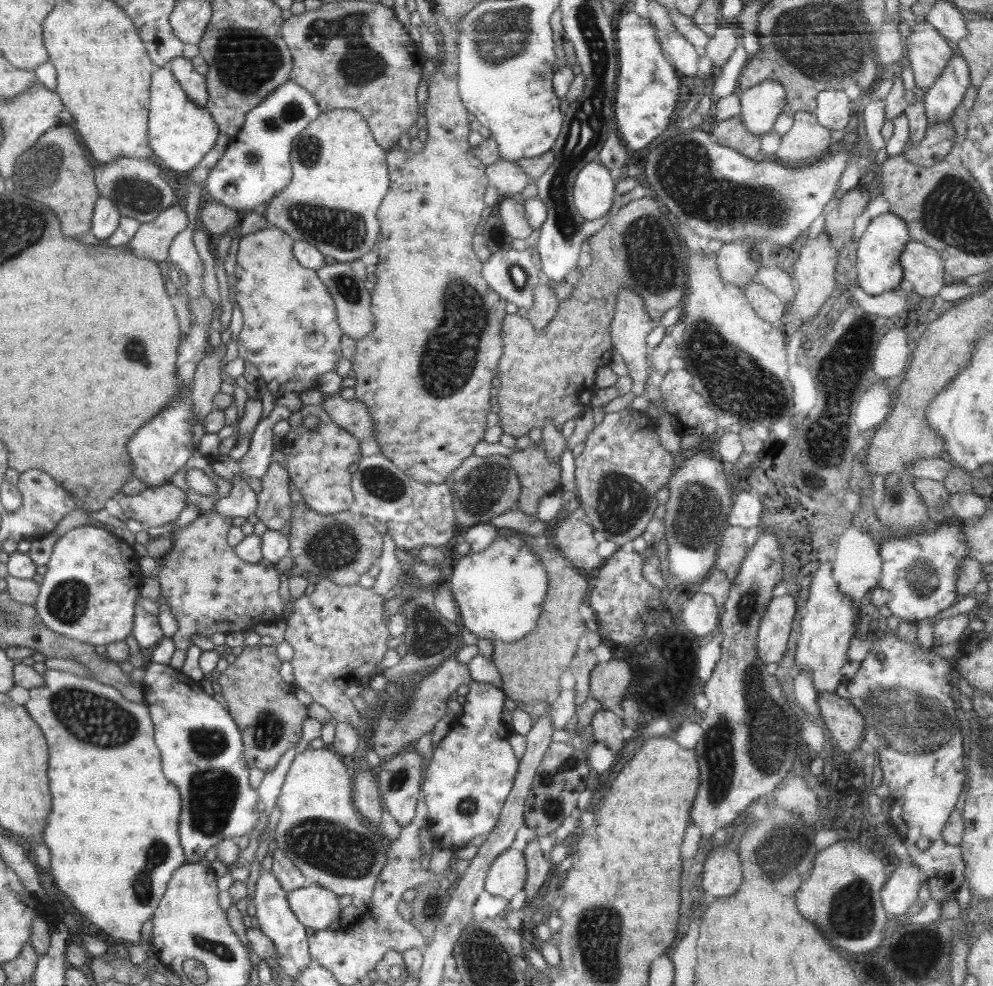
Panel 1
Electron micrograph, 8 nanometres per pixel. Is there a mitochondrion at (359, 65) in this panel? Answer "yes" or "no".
yes

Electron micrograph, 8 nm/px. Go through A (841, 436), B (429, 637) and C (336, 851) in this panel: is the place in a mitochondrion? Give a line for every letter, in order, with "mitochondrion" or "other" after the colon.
A: mitochondrion
B: mitochondrion
C: mitochondrion

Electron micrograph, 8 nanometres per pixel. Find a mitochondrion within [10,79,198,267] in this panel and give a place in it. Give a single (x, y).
(145, 198)

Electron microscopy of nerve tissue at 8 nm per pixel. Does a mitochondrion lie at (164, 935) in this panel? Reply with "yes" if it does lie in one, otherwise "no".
no

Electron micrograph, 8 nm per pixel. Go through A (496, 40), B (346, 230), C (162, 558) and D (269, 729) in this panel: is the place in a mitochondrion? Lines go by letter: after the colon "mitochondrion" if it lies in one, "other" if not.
A: mitochondrion
B: mitochondrion
C: other
D: mitochondrion

